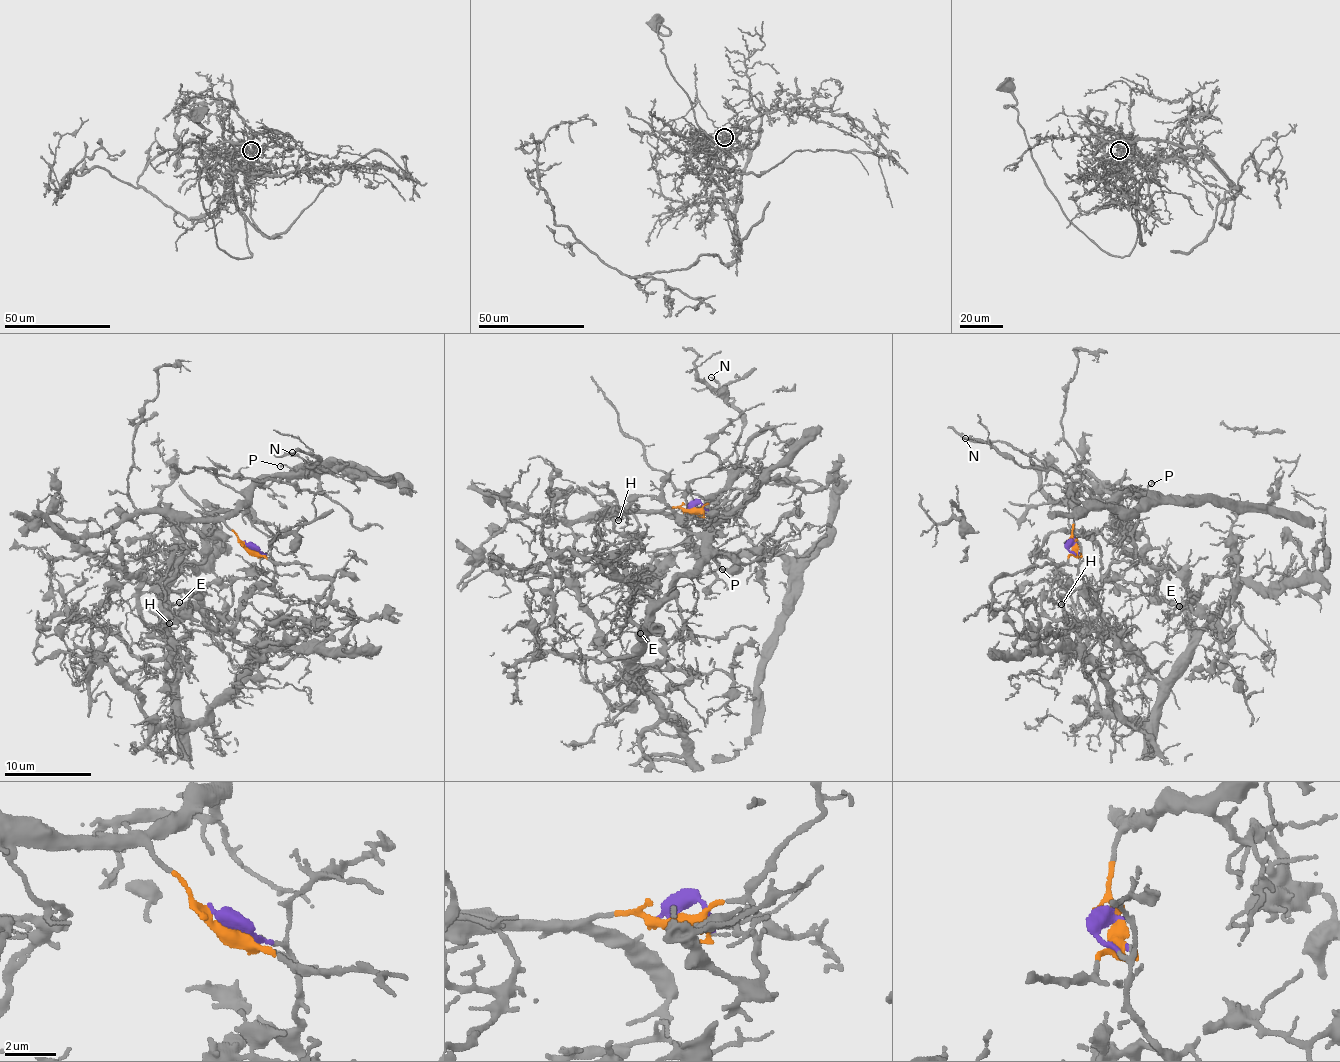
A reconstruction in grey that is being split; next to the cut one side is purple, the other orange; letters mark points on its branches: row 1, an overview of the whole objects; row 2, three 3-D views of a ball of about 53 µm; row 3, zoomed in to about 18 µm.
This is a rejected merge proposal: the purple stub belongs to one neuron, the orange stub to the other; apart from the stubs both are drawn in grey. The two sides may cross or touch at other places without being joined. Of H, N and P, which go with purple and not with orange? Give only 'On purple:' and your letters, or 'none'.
On purple: H

